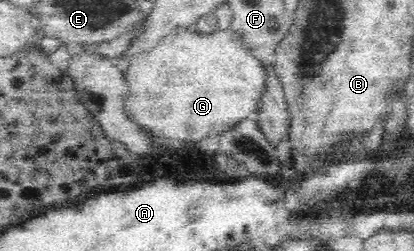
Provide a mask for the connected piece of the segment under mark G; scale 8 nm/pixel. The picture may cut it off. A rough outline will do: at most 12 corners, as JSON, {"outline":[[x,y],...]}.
{"outline":[[235,32],[166,33],[127,60],[123,113],[201,141],[255,113]]}

